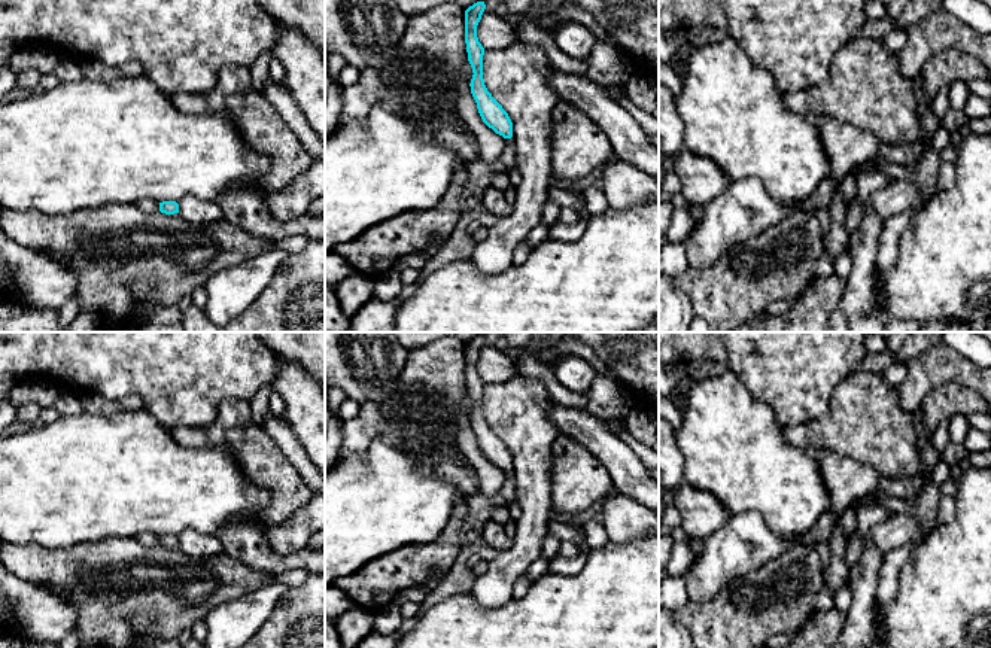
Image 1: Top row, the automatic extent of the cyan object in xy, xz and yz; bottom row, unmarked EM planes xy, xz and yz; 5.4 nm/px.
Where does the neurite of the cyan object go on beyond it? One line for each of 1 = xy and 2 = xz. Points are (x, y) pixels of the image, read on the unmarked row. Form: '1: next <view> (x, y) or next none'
1: next none
2: next none

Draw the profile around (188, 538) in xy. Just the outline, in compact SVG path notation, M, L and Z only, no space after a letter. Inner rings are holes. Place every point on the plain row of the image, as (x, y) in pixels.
M185 529L177 538L179 548L189 557L212 557L222 553L222 544L216 535Z

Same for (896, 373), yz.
M891 363L884 372L884 378L891 384L891 386L899 386L906 377L908 377L908 368L905 363Z

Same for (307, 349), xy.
M255 332L277 356L297 362L325 389L325 332Z

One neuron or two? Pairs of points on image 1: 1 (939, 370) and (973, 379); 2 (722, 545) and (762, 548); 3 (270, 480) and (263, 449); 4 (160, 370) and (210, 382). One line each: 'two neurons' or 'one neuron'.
1: one neuron
2: one neuron
3: one neuron
4: one neuron

